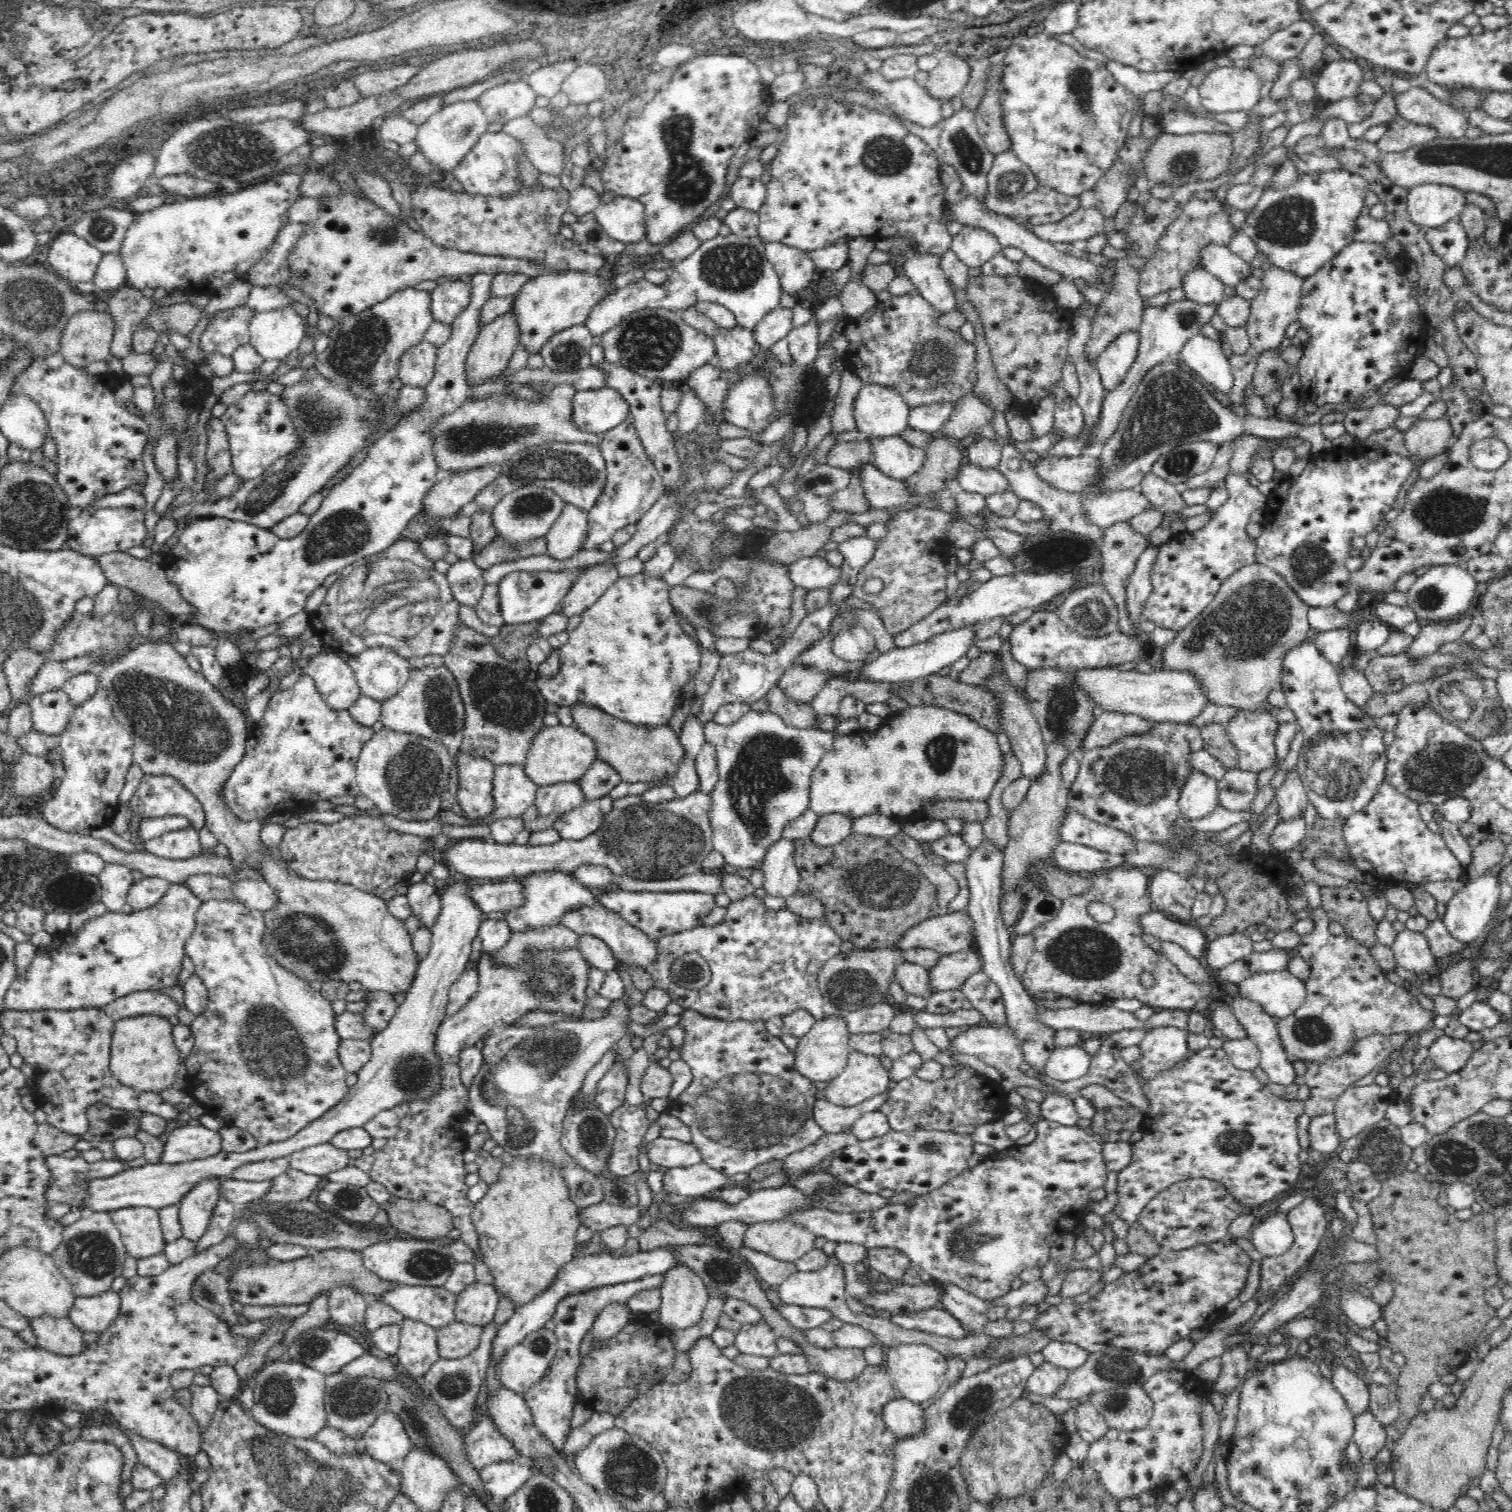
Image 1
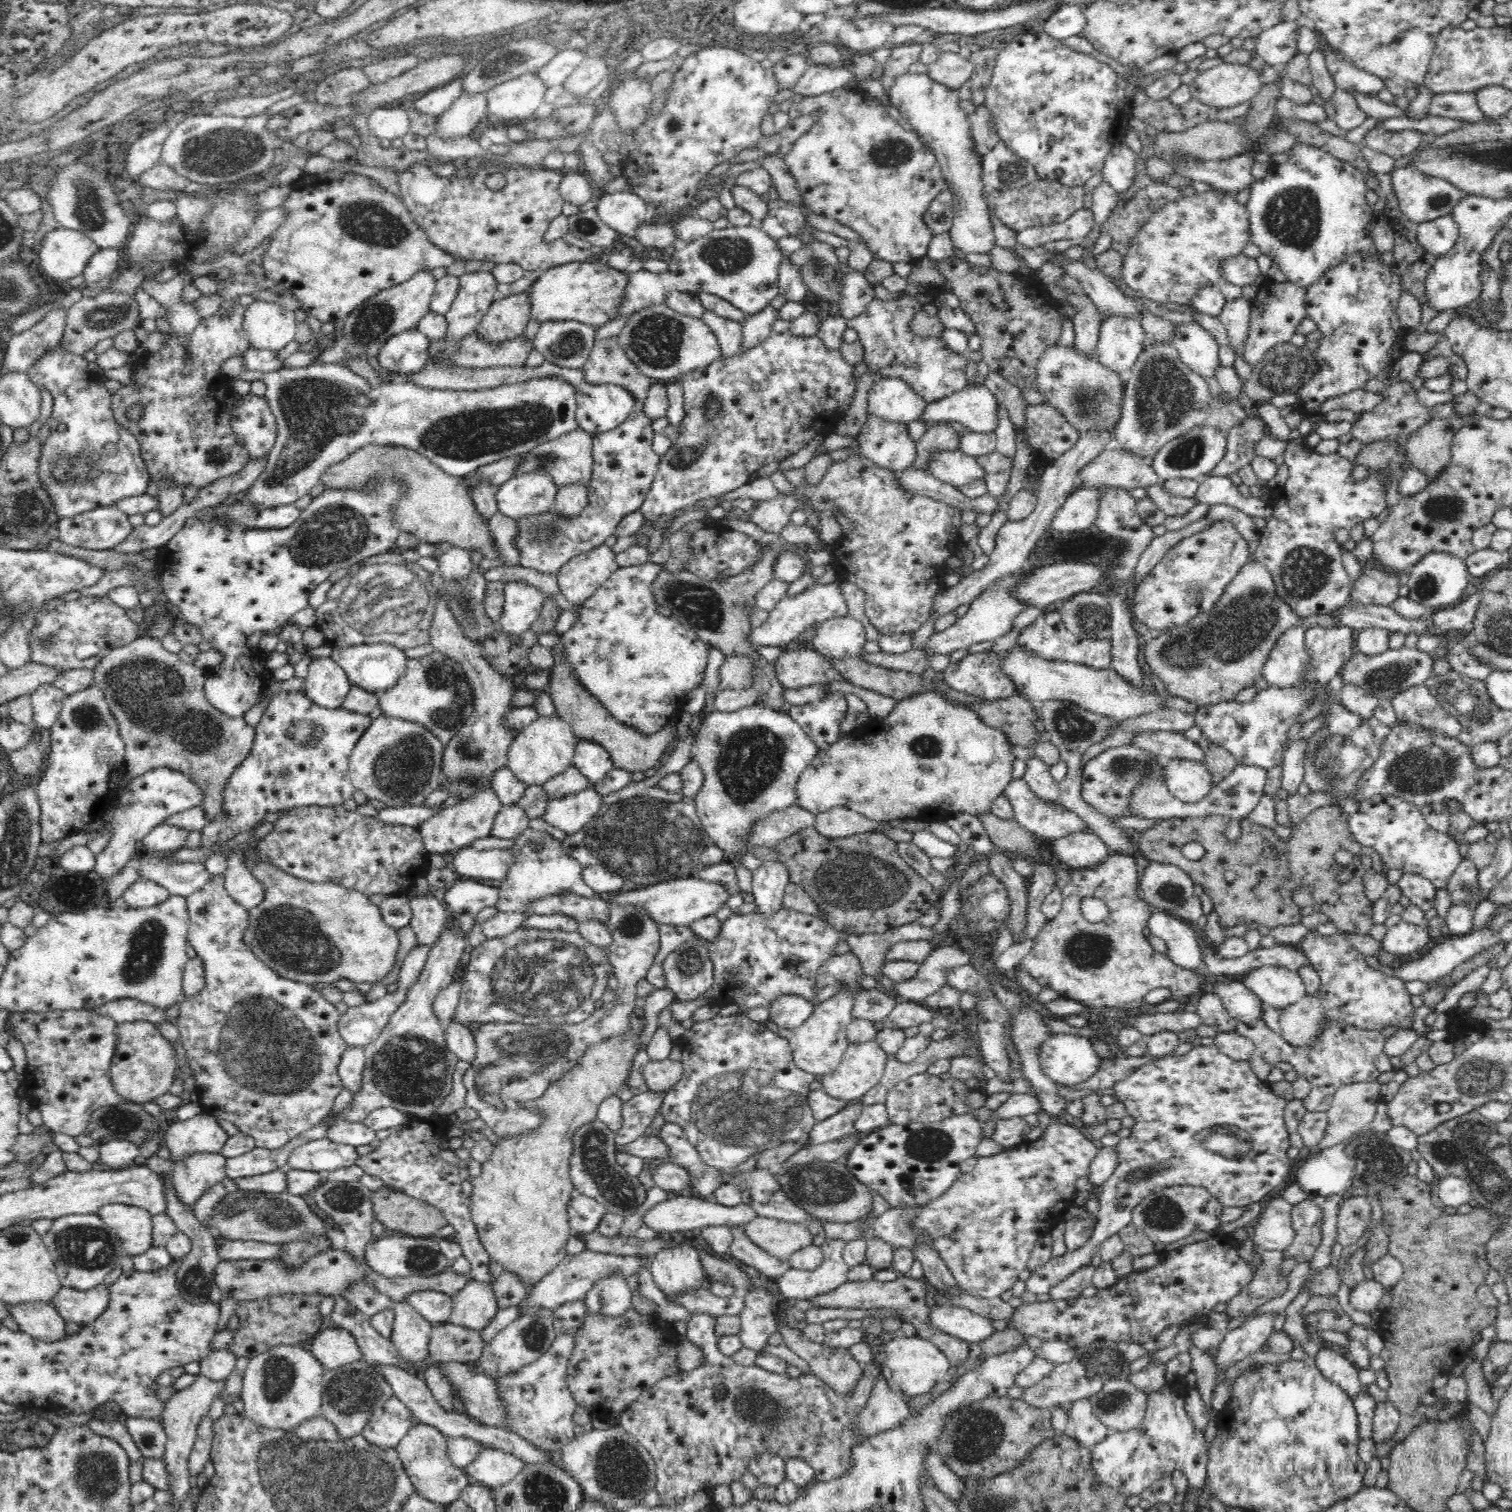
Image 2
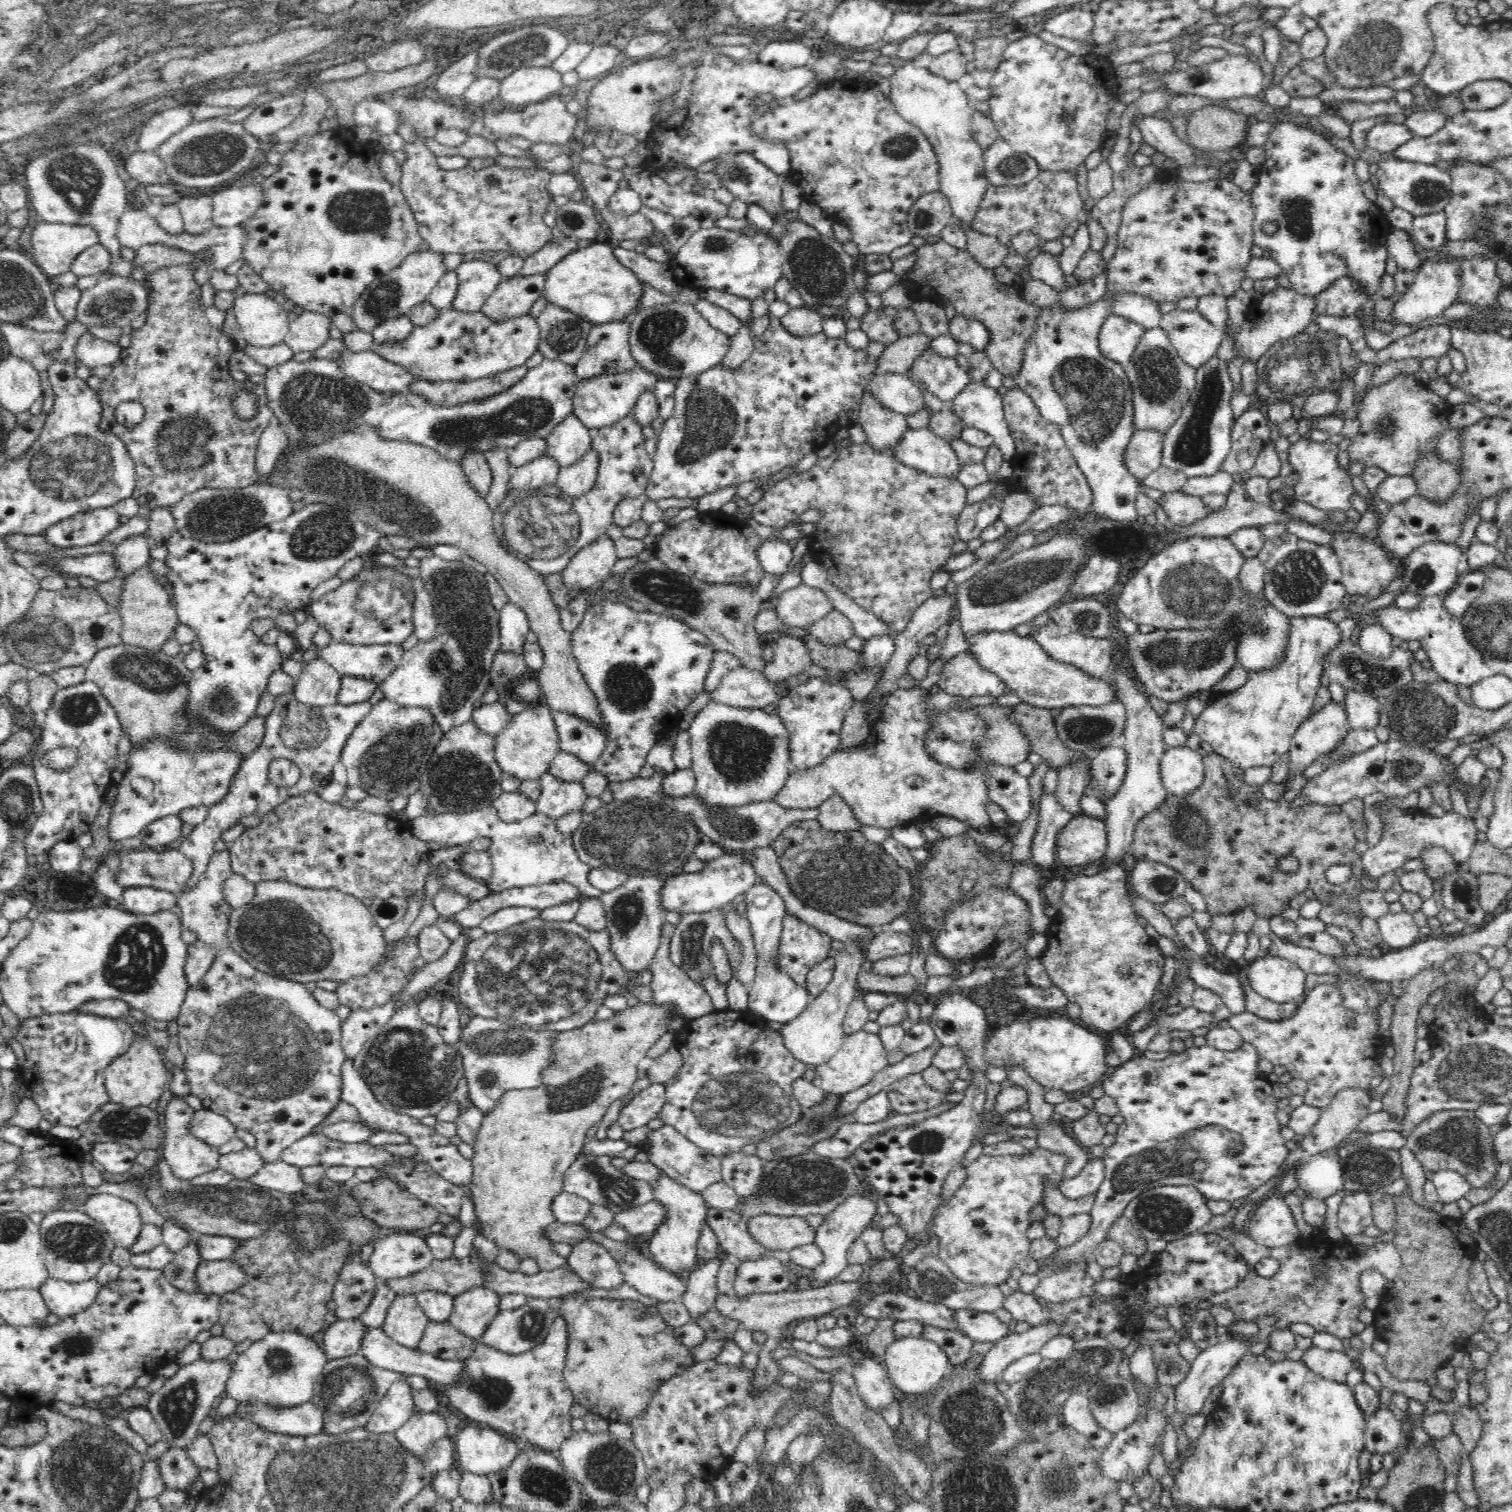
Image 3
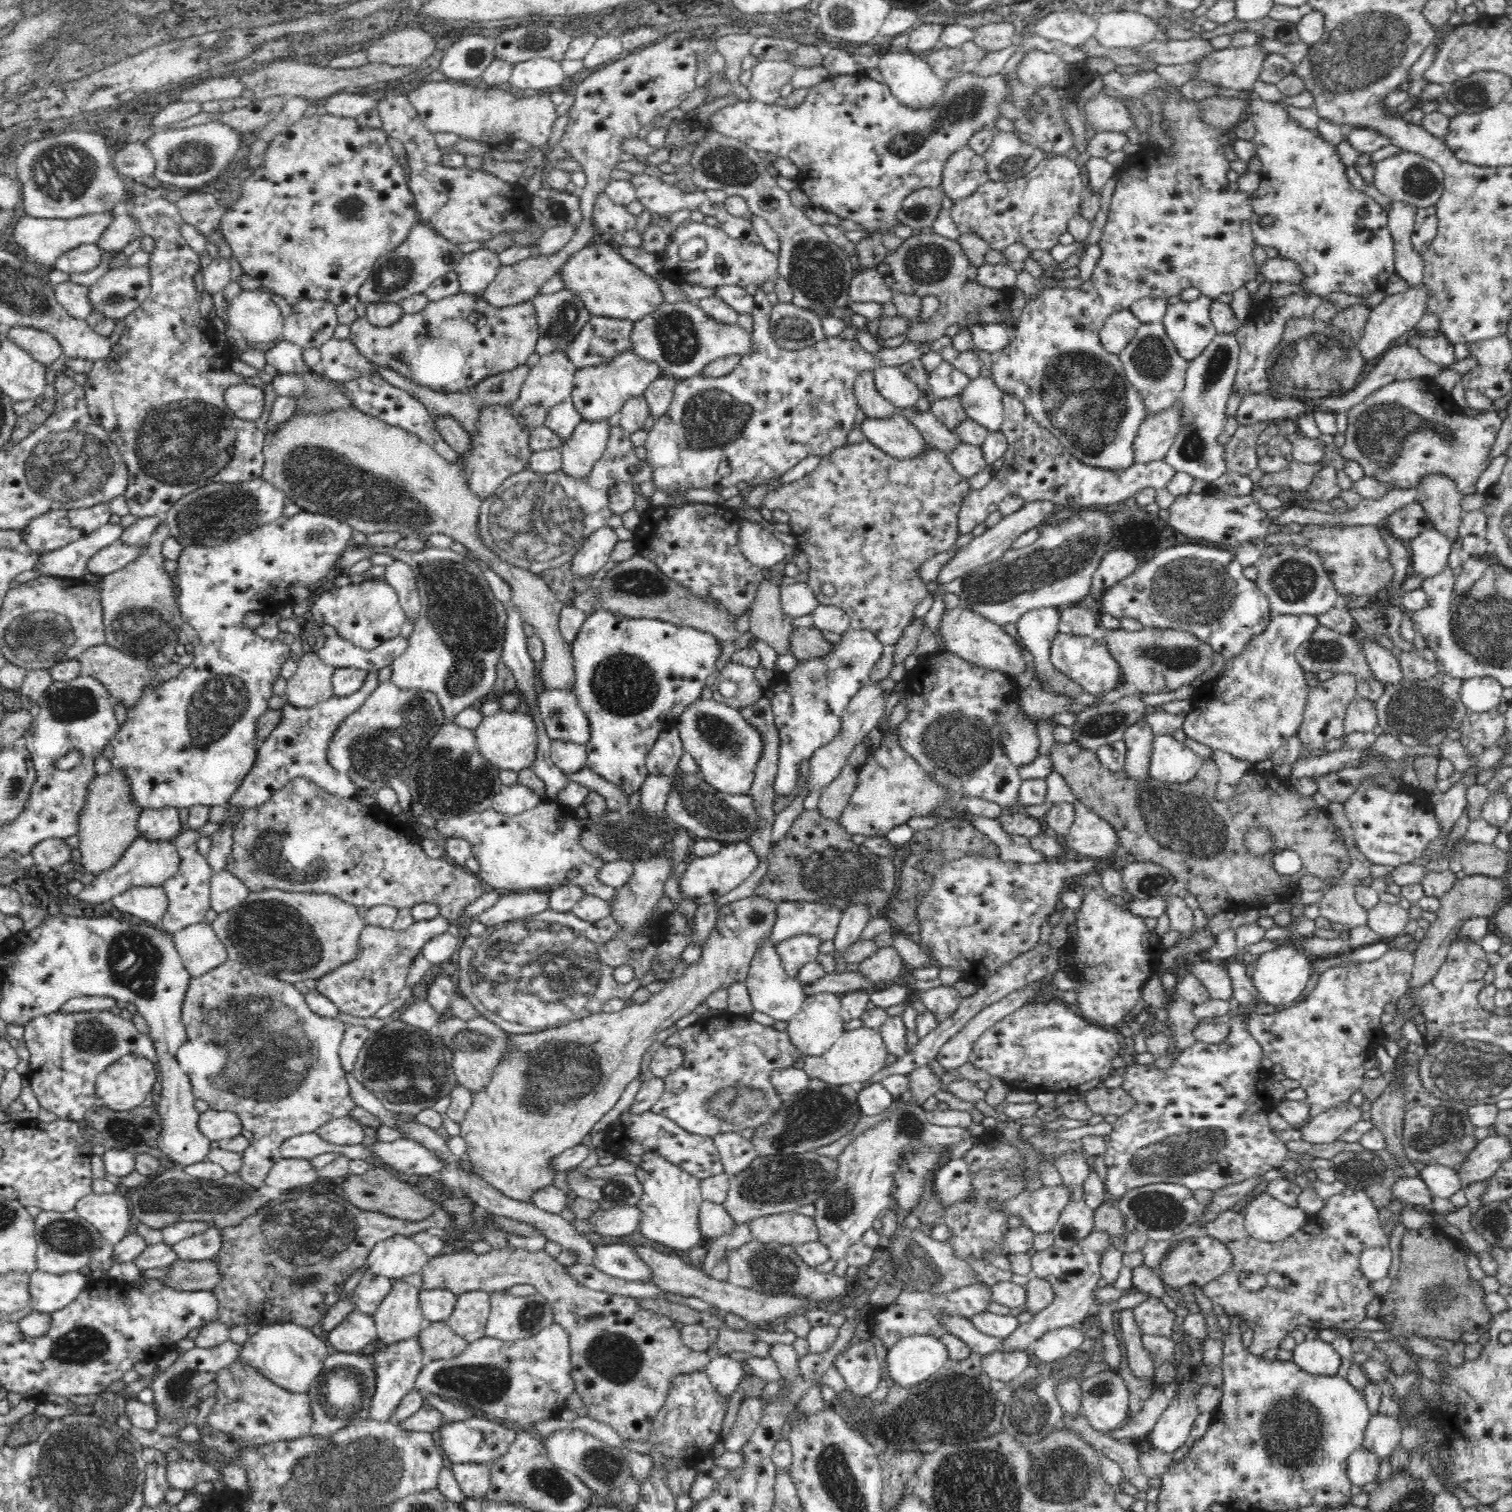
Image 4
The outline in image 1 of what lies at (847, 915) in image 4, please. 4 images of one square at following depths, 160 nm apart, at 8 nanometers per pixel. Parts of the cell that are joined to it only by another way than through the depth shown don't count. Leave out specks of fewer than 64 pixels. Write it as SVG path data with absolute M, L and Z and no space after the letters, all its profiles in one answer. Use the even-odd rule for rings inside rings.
M842 1015L828 1016L824 1020L814 1022L806 1036L800 1038L795 1050L795 1067L798 1073L813 1082L830 1083L835 1080L845 1069L849 1048L850 1031Z

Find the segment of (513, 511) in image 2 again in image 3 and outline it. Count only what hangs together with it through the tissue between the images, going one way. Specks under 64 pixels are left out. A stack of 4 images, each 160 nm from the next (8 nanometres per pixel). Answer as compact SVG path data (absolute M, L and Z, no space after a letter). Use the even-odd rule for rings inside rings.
M544 454L511 470L507 488L515 492L534 492L547 488L557 481L560 465L551 457Z

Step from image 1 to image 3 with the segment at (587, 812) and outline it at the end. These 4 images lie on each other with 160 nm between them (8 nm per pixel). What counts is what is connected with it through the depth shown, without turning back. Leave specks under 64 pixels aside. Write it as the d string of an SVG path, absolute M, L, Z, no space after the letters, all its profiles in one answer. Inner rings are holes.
M549 772L540 776L542 792L537 800L537 812L554 820L570 814L582 812L589 798L581 782L564 782L554 778Z

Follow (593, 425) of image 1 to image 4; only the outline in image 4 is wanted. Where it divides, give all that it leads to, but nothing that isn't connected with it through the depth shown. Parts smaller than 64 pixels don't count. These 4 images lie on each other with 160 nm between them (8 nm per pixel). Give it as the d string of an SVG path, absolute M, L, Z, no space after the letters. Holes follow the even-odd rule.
M631 349L624 350L612 362L577 370L572 388L573 404L583 420L588 422L606 420L606 418L615 420L620 408L625 406L630 398L644 395L649 384L660 376L662 372L655 362L644 360Z

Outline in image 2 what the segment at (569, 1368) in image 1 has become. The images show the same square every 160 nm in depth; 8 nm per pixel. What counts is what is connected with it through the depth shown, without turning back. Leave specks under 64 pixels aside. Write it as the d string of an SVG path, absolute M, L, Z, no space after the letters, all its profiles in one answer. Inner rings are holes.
M585 1299L561 1304L553 1311L555 1339L547 1352L533 1364L502 1378L494 1378L498 1383L498 1393L506 1405L506 1429L518 1433L542 1450L561 1451L574 1438L575 1422L573 1414L577 1402L566 1382L567 1368L576 1346L576 1334L584 1324L587 1306Z

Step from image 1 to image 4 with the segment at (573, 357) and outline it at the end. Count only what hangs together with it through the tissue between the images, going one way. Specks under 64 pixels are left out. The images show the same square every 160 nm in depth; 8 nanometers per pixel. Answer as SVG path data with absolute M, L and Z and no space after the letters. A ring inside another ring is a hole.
M563 288L547 295L538 293L531 300L537 314L540 330L535 352L540 356L556 352L556 350L566 353L566 348L574 342L574 338L580 334L584 324L590 320L591 314L586 310L582 299L578 298L571 290Z

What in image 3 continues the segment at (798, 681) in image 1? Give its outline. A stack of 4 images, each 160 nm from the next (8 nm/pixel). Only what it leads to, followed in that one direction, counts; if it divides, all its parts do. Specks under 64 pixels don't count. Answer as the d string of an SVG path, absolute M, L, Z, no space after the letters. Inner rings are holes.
M781 634L768 646L773 650L773 658L766 664L763 674L771 682L785 682L792 676L803 674L813 665L810 652L801 638Z

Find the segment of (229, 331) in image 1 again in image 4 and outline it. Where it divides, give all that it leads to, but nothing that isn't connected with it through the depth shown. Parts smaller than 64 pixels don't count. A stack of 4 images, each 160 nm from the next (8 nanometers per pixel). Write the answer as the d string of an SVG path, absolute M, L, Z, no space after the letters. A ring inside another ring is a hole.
M138 188L131 192L130 200L125 202L126 213L130 213L136 223L138 223L138 229L144 231L144 236L148 235L154 239L154 251L151 253L149 268L151 276L151 284L148 298L142 302L132 314L128 314L124 320L125 329L120 336L120 340L112 346L108 358L102 358L102 360L96 360L92 370L87 374L87 380L85 382L84 390L86 395L86 403L90 411L90 417L94 423L99 424L110 437L110 440L114 441L114 444L119 448L120 454L126 461L128 469L128 488L124 492L126 497L126 503L130 507L130 513L138 518L146 518L146 516L165 516L166 513L186 494L190 494L196 489L202 488L202 486L209 485L214 482L230 483L230 484L242 484L242 482L248 482L249 480L262 477L262 470L264 470L264 453L263 444L265 437L267 436L267 422L271 415L271 410L274 407L277 394L273 389L271 383L266 384L262 382L260 377L255 376L250 378L243 377L231 371L231 353L232 346L229 344L224 331L217 323L217 321L203 318L200 315L200 305L198 301L198 292L196 291L196 282L194 276L196 276L197 270L201 266L199 256L194 250L186 244L186 240L181 235L179 228L184 223L182 215L179 213L178 206L175 202L168 202L163 196L151 199L147 196L147 190ZM250 382L251 384L257 384L260 388L263 388L265 394L265 406L263 407L263 413L260 418L256 420L242 420L238 418L225 402L225 392L229 386L234 384L244 384Z

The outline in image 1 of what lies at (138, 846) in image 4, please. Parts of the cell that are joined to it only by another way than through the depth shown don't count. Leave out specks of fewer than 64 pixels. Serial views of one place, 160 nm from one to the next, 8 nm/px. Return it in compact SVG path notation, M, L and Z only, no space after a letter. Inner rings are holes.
M198 874L189 877L189 880L182 884L188 885L188 889L192 890L192 893L202 899L203 902L208 902L208 900L237 901L234 893L232 893L234 884L226 877Z

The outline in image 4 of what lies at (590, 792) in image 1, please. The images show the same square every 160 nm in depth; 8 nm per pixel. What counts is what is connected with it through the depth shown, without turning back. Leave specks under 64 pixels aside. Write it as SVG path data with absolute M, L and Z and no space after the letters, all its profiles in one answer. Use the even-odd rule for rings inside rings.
M544 690L538 695L538 701L550 741L578 743L584 747L590 743L590 721L572 691Z

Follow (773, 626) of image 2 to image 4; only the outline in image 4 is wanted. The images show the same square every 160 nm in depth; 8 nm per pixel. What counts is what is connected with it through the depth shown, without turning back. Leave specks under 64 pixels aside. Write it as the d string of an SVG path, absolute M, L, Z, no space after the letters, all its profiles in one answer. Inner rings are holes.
M804 582L782 586L780 601L782 611L790 619L812 614L819 606L817 596Z

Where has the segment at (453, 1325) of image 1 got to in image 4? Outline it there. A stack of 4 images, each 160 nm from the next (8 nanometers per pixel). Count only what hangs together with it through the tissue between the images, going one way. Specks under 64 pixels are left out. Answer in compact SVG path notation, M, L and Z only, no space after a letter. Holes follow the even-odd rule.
M446 1321L431 1322L421 1329L418 1337L424 1354L433 1361L456 1358L469 1344Z

